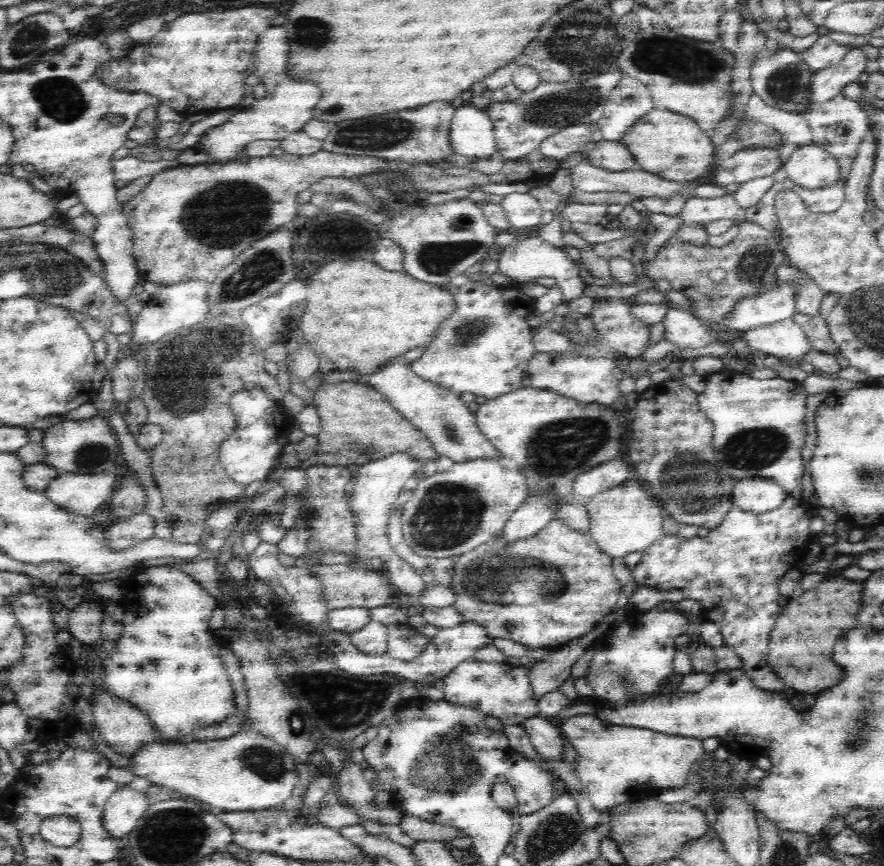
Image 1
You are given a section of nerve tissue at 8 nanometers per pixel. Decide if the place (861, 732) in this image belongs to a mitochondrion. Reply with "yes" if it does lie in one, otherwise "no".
yes

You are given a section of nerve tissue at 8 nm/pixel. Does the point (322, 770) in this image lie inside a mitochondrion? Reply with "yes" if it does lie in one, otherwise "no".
no

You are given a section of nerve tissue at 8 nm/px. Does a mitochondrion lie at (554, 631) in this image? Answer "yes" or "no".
no

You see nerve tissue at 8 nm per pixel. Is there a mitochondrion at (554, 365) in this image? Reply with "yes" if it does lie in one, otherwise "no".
no

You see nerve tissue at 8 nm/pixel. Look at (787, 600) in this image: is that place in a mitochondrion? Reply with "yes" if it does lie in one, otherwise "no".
no

